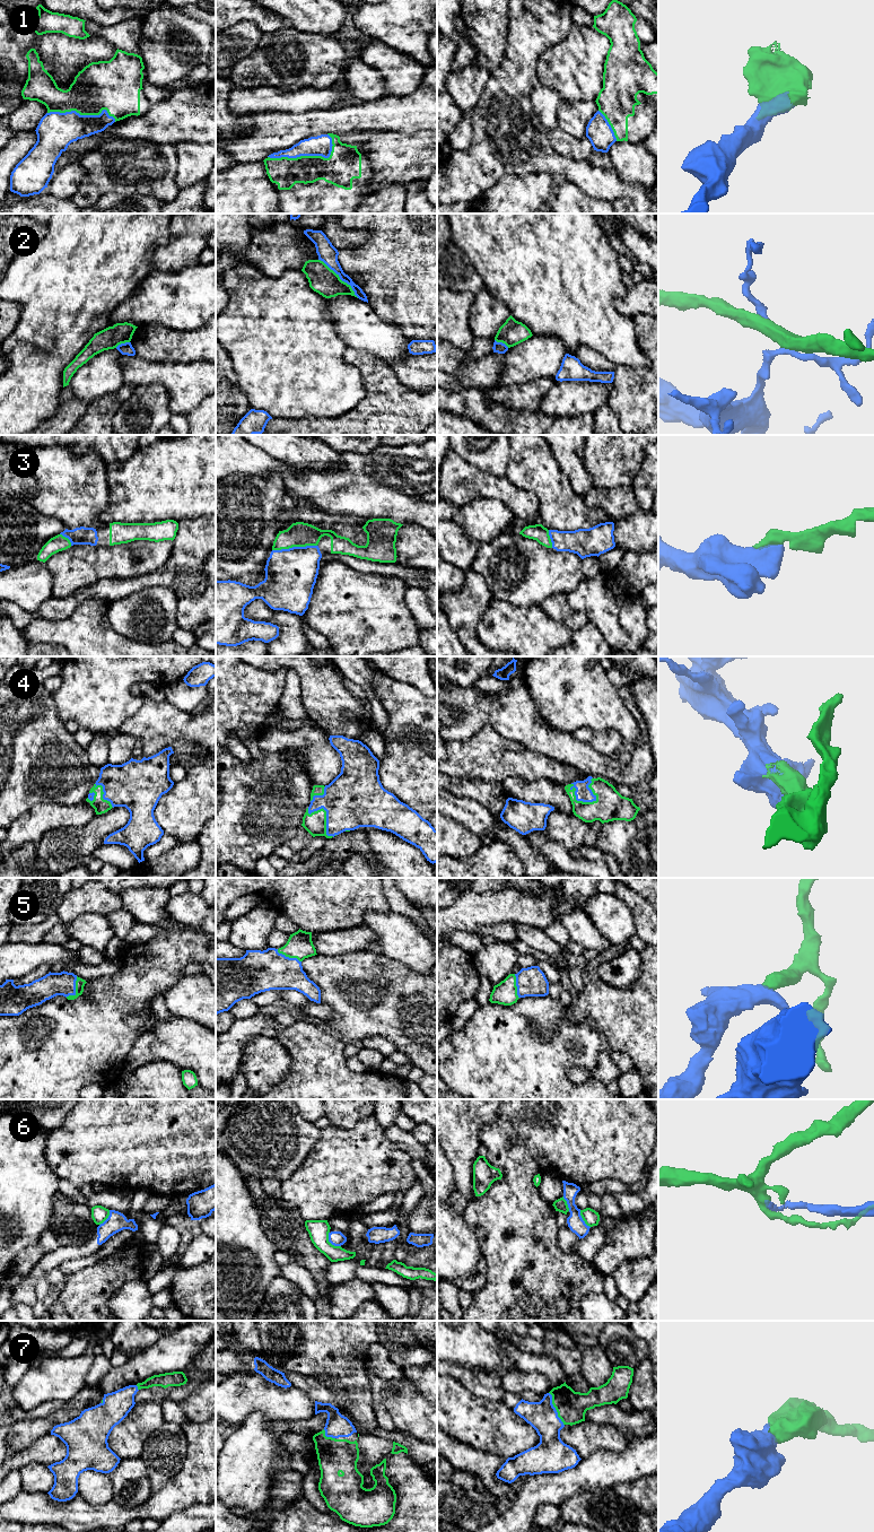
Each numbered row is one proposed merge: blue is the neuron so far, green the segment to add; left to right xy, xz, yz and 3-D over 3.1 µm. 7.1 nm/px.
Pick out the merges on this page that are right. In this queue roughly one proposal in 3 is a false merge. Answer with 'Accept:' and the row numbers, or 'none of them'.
Accept: 1, 3, 4, 5, 7

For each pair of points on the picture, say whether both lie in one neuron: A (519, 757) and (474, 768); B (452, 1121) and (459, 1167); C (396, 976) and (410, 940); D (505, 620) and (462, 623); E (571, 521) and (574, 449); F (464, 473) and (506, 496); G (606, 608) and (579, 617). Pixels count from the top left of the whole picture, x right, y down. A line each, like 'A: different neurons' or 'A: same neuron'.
A: same neuron
B: same neuron
C: different neurons
D: different neurons
E: different neurons
F: same neuron
G: different neurons

